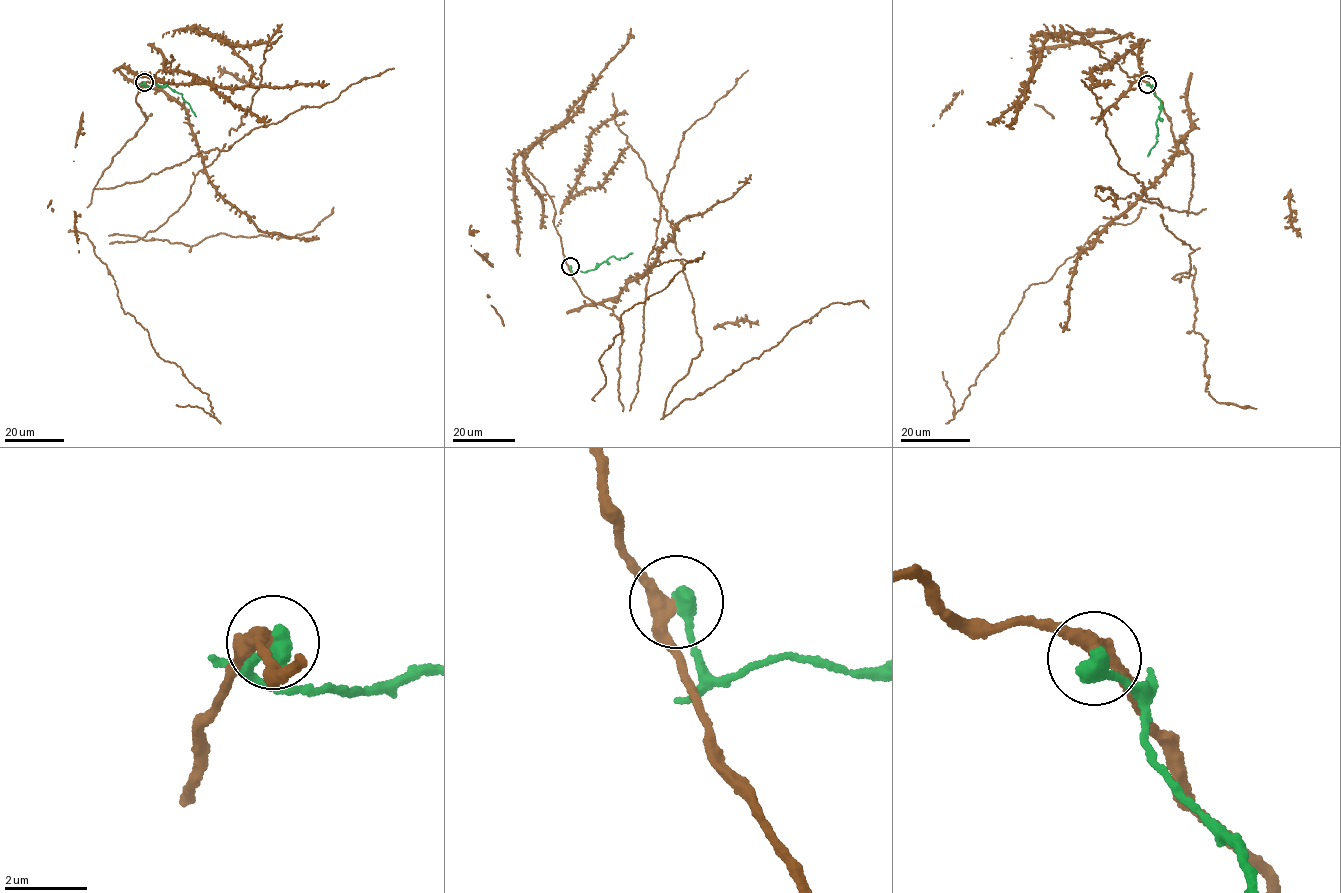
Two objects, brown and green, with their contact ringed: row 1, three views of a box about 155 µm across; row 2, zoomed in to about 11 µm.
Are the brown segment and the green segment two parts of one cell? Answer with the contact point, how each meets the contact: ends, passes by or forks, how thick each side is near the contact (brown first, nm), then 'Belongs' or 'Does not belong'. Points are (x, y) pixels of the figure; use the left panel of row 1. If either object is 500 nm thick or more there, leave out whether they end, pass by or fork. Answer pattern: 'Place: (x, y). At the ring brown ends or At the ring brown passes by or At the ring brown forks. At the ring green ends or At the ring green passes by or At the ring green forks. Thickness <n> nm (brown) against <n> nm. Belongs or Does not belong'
Place: (144, 82). At the ring brown passes by. At the ring green ends. Thickness 340 nm (brown) against 480 nm. Does not belong

